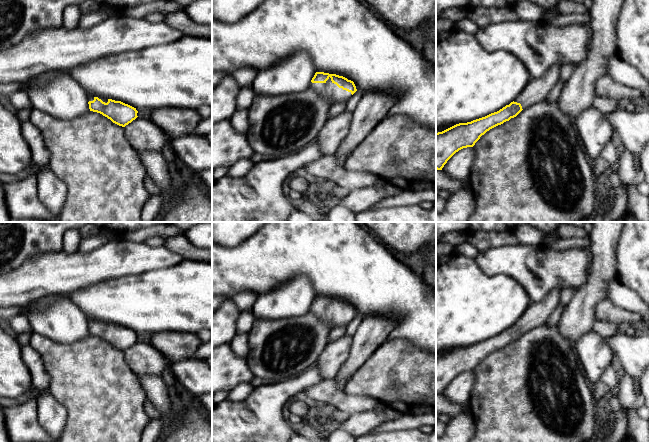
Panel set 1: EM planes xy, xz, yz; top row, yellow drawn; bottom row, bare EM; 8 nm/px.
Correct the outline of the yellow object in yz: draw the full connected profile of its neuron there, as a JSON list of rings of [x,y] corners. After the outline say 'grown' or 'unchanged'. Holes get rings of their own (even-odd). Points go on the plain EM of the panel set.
[[[561,288],[553,289],[541,302],[531,302],[520,319],[499,335],[471,346],[456,348],[436,357],[436,393],[442,394],[456,376],[473,371],[490,353],[516,341],[529,330],[545,324],[559,305],[561,291]]] | grown

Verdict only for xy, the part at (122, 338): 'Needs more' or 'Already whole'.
Needs more

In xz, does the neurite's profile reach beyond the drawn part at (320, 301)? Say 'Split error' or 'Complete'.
Split error

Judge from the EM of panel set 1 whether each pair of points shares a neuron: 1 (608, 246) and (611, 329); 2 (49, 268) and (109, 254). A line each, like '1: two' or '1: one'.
1: two
2: one

